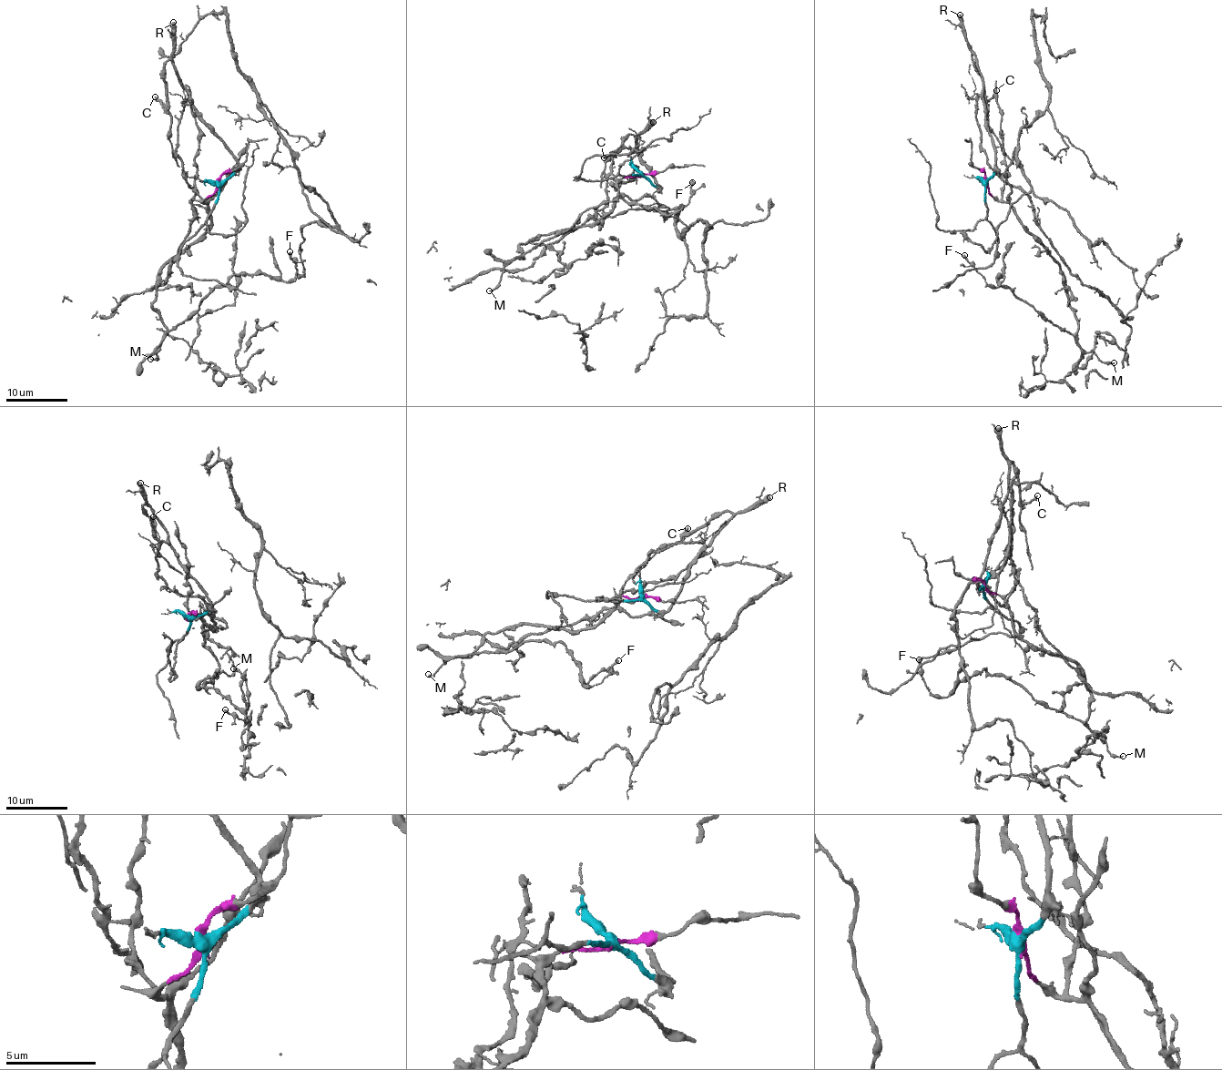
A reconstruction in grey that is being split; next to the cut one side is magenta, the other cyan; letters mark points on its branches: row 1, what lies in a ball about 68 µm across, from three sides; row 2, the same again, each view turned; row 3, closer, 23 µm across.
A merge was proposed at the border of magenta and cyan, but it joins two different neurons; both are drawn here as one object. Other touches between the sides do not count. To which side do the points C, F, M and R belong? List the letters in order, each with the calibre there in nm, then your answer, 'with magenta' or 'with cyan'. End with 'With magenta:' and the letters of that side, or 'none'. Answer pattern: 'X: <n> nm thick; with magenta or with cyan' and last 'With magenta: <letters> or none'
C: 240 nm thick; with cyan
F: 280 nm thick; with magenta
M: 190 nm thick; with magenta
R: 550 nm thick; with cyan
With magenta: F, M

